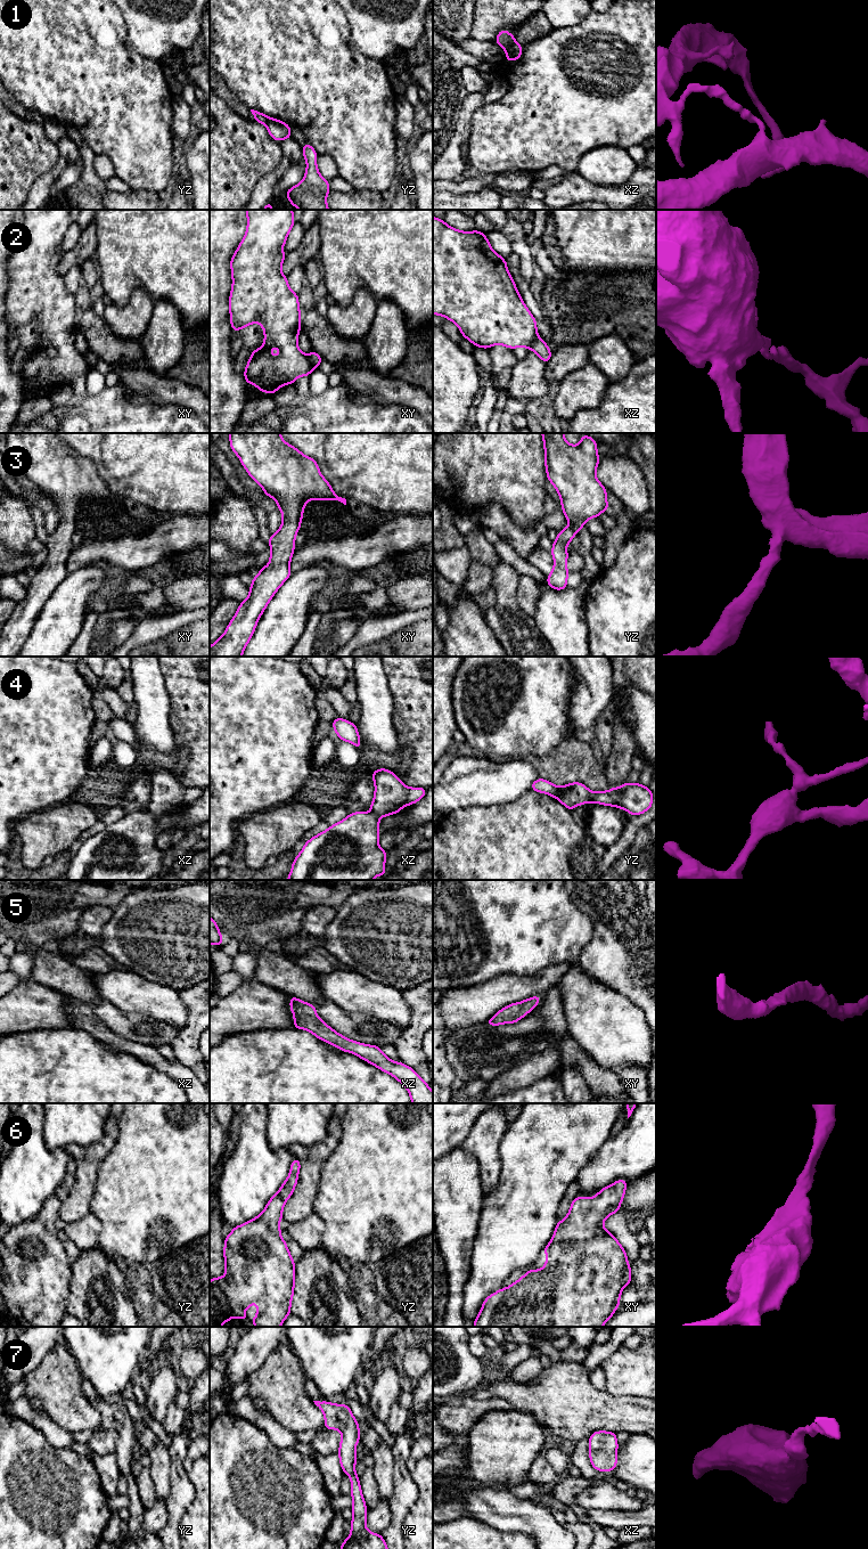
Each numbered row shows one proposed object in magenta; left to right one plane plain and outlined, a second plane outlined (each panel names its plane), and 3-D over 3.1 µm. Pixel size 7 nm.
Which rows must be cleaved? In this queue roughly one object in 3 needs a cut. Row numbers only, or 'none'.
1, 2, 4

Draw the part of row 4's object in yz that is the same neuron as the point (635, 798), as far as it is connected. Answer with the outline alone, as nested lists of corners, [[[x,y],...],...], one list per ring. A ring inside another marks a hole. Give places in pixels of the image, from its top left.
[[[623,783],[609,791],[591,792],[591,802],[625,809],[630,815],[641,815],[653,805],[653,793],[640,783]]]

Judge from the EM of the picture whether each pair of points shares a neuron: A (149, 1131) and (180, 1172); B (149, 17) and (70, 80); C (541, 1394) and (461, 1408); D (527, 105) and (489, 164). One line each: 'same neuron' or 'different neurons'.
A: same neuron
B: different neurons
C: different neurons
D: same neuron

